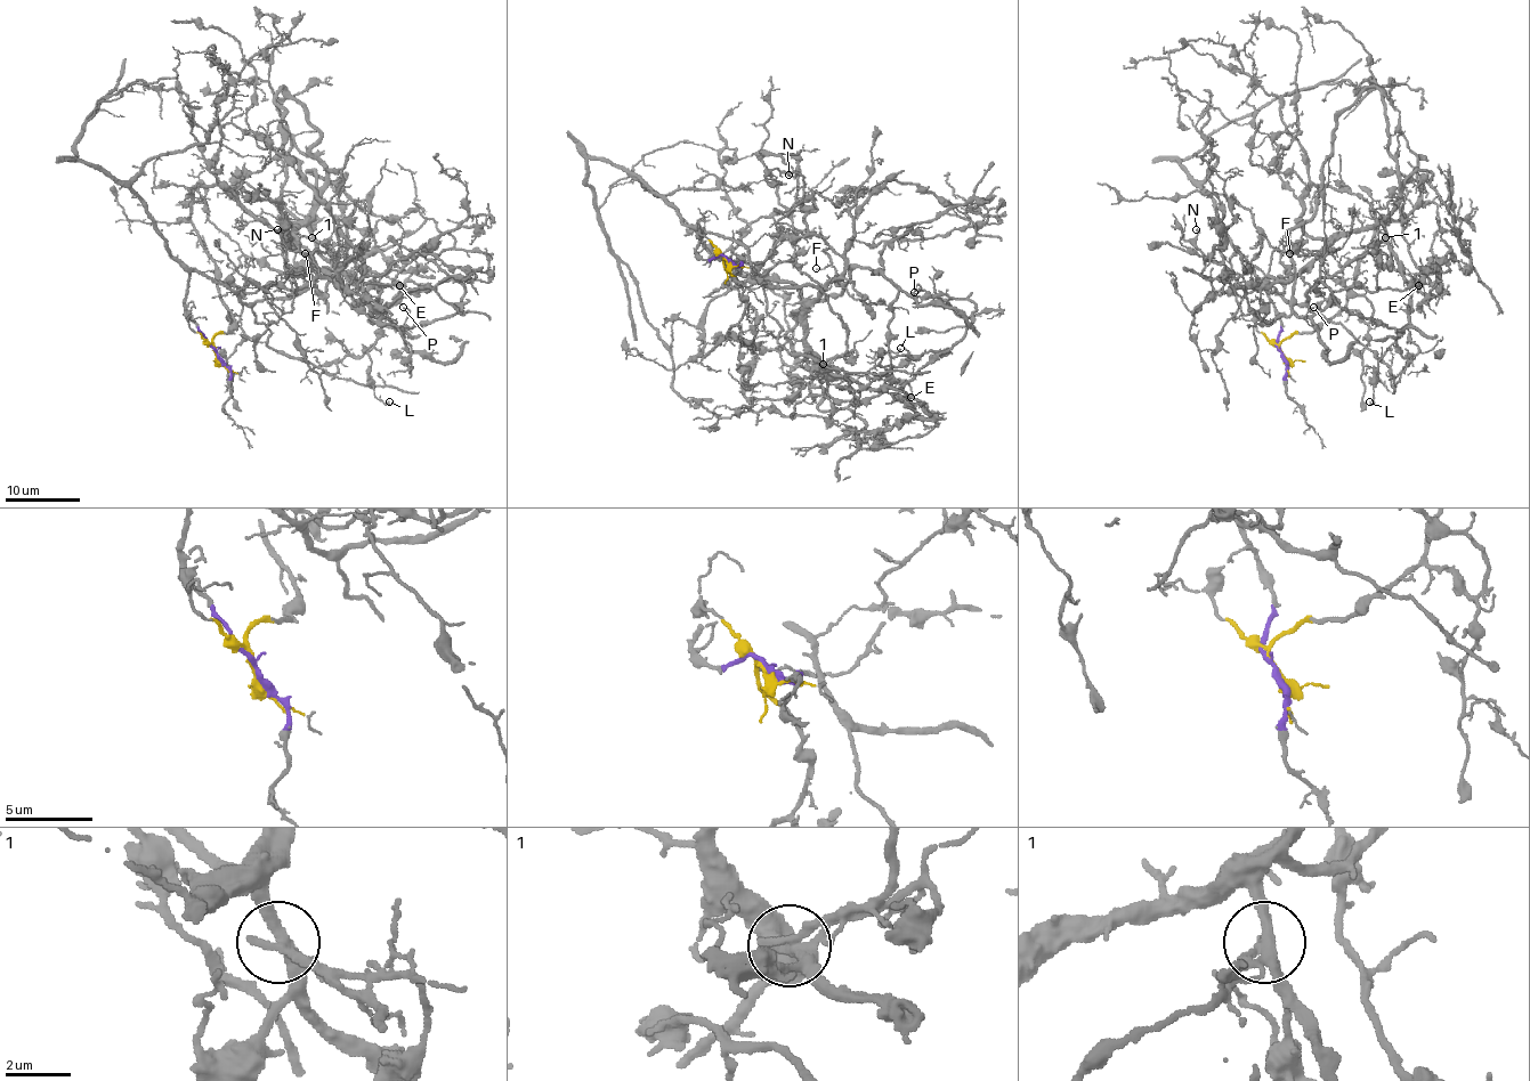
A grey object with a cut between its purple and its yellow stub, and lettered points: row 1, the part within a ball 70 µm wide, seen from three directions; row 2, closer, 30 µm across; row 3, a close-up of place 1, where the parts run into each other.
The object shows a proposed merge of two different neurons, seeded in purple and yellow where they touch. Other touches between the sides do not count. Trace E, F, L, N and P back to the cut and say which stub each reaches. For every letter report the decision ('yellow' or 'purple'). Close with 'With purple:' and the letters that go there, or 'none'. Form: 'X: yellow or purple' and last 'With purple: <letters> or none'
E: yellow
F: yellow
L: yellow
N: yellow
P: yellow
With purple: none

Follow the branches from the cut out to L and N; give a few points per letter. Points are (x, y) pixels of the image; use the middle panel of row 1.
L: (726, 260), (746, 308), (705, 356), (706, 306), (780, 279), (834, 375), (891, 387), (881, 352), (900, 349)
N: (726, 260), (746, 308), (705, 356), (703, 315), (729, 291), (780, 279), (808, 306), (844, 270), (787, 175)

